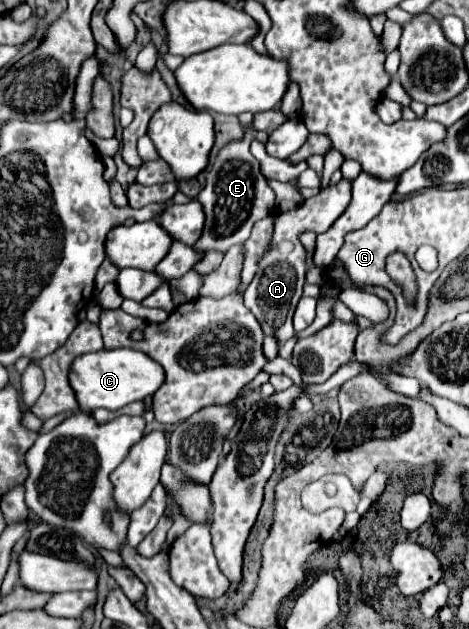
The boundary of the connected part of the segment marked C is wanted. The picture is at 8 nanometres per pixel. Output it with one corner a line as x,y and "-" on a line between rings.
101,349
95,353
85,353
75,359
69,373
69,383
77,395
77,403
85,413
95,409
119,409
133,401
151,397
163,385
163,367
155,363
149,355
131,349

